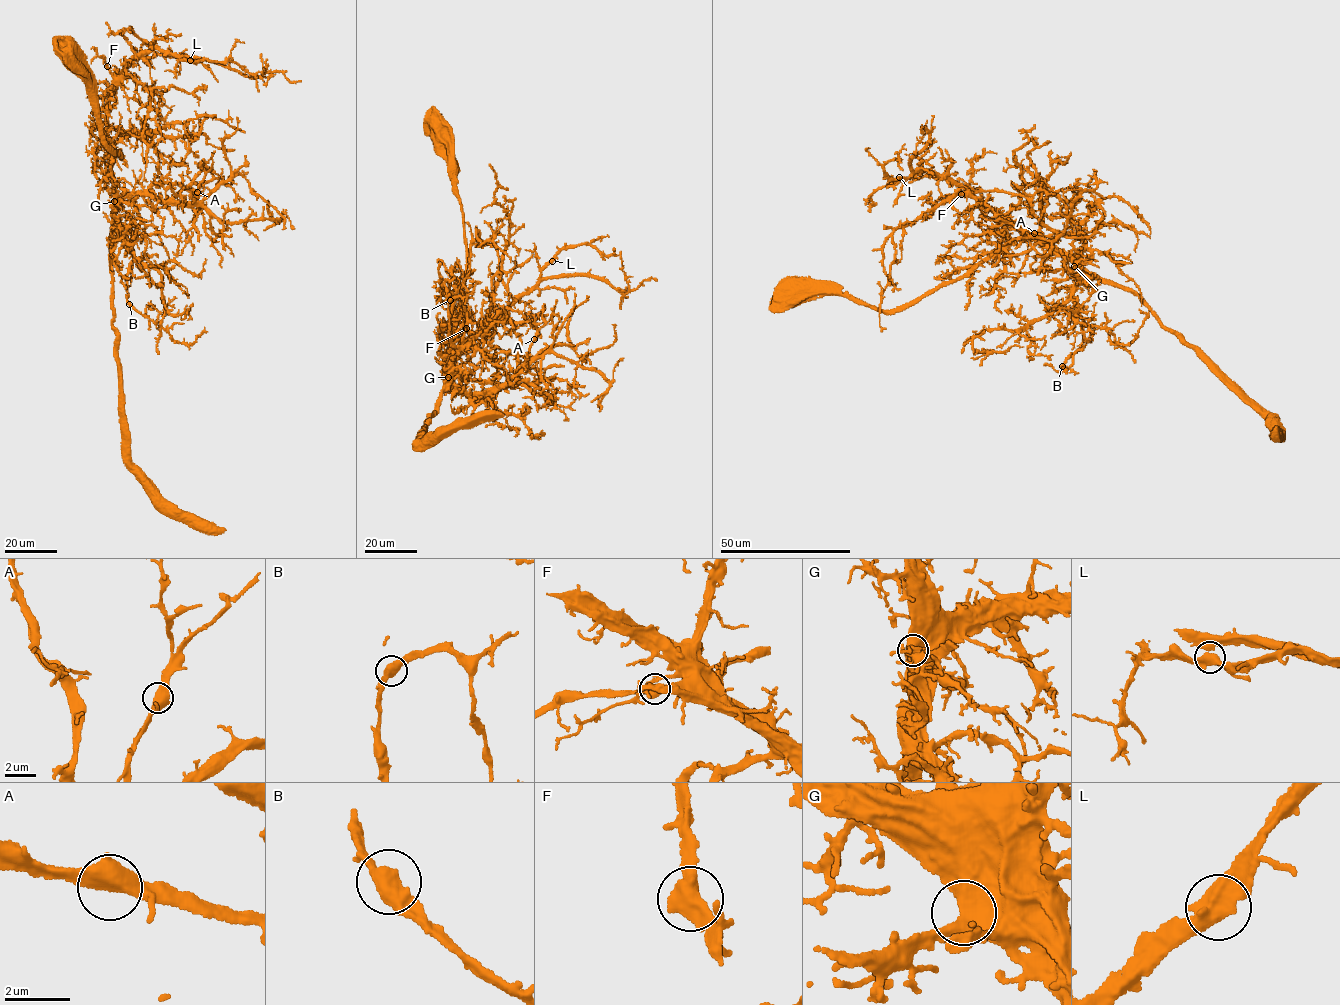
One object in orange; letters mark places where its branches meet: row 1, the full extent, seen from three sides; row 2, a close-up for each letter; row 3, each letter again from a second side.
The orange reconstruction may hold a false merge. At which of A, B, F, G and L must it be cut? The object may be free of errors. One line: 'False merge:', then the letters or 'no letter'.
False merge: no letter

